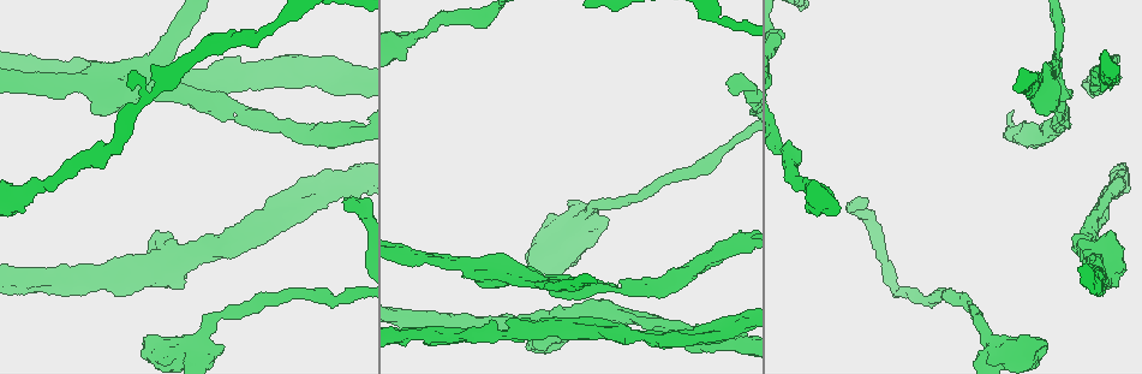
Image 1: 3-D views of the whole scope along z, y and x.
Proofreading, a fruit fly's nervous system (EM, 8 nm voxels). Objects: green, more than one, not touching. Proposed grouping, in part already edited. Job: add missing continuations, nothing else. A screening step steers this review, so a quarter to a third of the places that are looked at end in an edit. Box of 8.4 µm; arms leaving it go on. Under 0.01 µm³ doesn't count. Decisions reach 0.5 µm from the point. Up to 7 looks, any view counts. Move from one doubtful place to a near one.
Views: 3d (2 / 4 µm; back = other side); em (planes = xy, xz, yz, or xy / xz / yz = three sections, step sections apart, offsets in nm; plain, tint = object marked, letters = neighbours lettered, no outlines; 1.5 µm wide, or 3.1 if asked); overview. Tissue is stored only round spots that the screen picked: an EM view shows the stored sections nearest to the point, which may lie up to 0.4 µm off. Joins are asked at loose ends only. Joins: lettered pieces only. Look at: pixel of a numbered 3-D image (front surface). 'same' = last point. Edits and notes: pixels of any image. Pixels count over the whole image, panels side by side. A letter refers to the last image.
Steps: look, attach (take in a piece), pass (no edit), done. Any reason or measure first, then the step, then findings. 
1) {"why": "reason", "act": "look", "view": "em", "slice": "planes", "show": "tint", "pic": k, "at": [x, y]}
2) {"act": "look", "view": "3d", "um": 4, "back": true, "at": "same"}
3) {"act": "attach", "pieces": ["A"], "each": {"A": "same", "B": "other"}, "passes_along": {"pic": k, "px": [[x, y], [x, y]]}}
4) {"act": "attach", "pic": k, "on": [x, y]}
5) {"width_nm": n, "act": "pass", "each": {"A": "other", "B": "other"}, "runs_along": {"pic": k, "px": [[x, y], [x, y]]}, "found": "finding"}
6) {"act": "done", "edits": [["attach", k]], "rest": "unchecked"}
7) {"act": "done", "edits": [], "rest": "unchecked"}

{"why": "branch stops here", "act": "look", "view": "3d", "um": 4, "pic": 1, "at": [290, 225]}

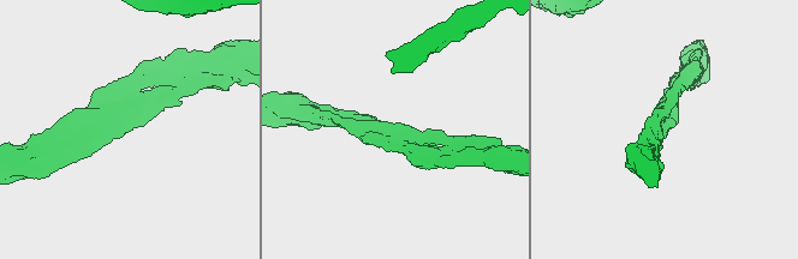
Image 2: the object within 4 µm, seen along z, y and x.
{"act": "look", "view": "em", "slice": "planes", "show": "letters", "pic": 2, "at": [126, 132]}

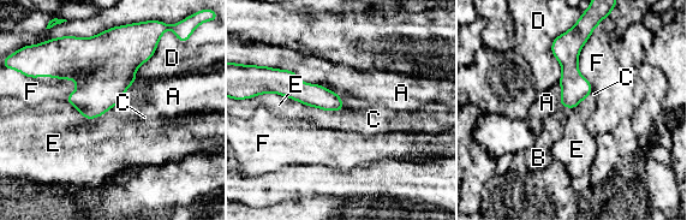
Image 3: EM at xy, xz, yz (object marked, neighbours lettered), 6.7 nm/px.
{"longest_contact_nm": ["E", 600], "act": "pass", "each": {"A": "other", "B": "other", "C": "other", "D": "other", "E": "other", "F": "other"}, "border": {"pic": 3, "px": [[258, 94], [345, 108]]}, "found": "no lettered piece goes on from it"}

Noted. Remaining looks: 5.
{"why": "branch stops here", "act": "look", "view": "em", "slice": "planes", "show": "letters", "pic": 1, "at": [21, 57]}

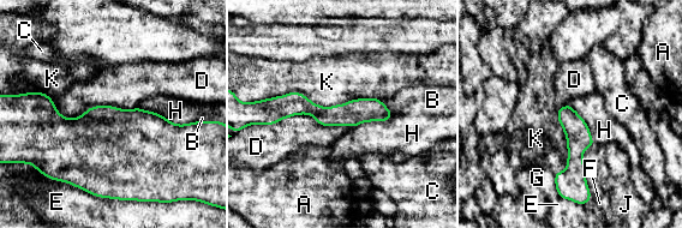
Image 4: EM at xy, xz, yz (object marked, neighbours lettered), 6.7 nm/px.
{"width_nm": 170, "act": "pass", "each": {"A": "other", "B": "other", "C": "other", "D": "other", "E": "other", "F": "other", "G": "other", "H": "other", "J": "other", "K": "other"}, "border": {"pic": 4, "px": [[47, 96], [65, 118], [137, 107]]}, "found": "no lettered piece goes on from it"}

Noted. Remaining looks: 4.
{"why": "stops while still wide", "act": "look", "view": "3d", "um": 4, "pic": 1, "at": [157, 232]}

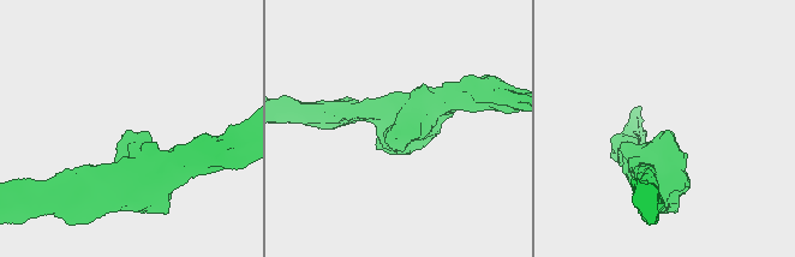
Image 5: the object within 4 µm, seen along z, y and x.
{"act": "look", "view": "em", "slice": "planes", "show": "letters", "pic": 5, "at": [668, 130]}

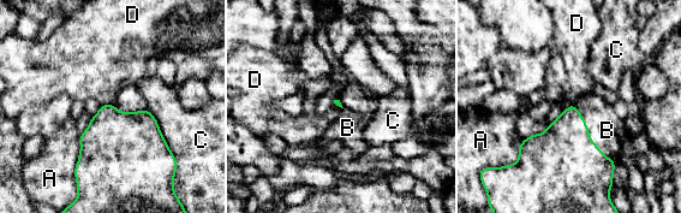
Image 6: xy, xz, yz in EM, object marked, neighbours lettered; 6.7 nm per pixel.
{"longest_contact_nm": ["B", 500], "act": "attach", "pieces": ["B"], "each": {"A": "other", "B": "same", "C": "other", "D": "other"}, "passes_along": {"pic": 6, "px": [[563, 163], [589, 135], [607, 130]]}, "found": "it goes on there"}

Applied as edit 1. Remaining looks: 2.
{"act": "done", "edits": [["attach", 6]], "rest": "unchecked"}

